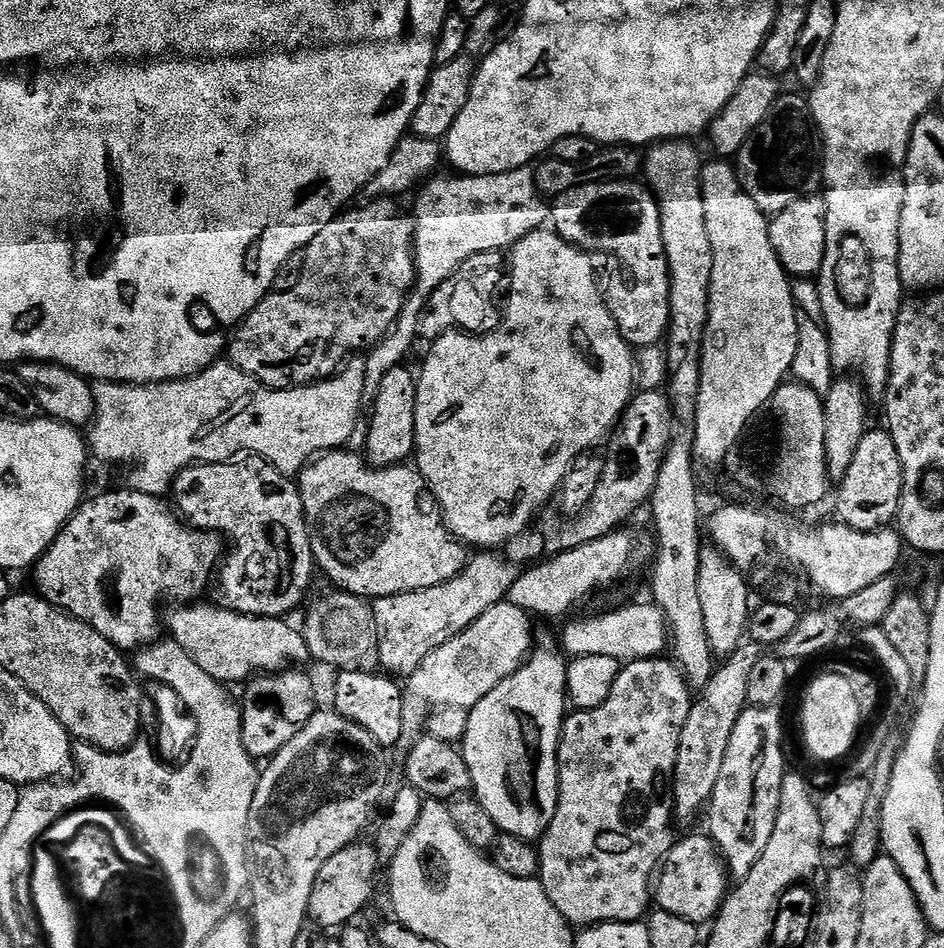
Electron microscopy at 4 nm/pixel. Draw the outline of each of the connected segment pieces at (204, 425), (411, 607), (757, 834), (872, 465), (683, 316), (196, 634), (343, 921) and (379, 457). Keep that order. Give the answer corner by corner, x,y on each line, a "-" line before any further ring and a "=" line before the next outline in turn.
364,358
349,359
331,378
298,388
267,388
254,377
247,376
245,372
238,370
231,362
217,362
210,365
206,371
197,374
197,376
187,376
185,380
167,380
161,384
114,384
111,380
101,380
92,384
92,393
96,403
96,419
90,425
86,443
91,455
95,459
97,456
104,464
136,464
136,469
129,474
128,480
126,480
127,487
131,488
133,492
141,492
142,494
150,494
161,498
167,497
173,491
176,477
185,468
190,468
193,464
222,464
239,457
241,454
251,454
268,464
273,464
282,475
296,478
308,467
313,458
319,457
325,452
343,449
351,441
357,424
361,423
362,420
360,408
365,407
365,390
366,359
=
496,550
477,551
471,557
468,567
438,586
379,597
372,604
381,664
379,667
385,673
400,678
411,676
431,652
438,650
438,646
462,634
462,630
482,618
482,614
486,614
486,610
495,604
505,603
510,586
514,586
522,568
500,555
504,554
=
748,706
738,722
734,722
734,734
730,734
730,746
726,746
726,758
722,761
722,774
706,809
707,835
724,859
729,873
736,878
754,870
754,862
762,858
762,850
766,850
766,845
770,843
770,834
774,834
774,822
778,818
778,798
782,798
782,782
786,775
784,724
780,721
778,709
776,706
=
869,430
862,438
846,478
838,481
836,492
836,516
841,524
854,530
873,532
889,527
895,521
902,498
902,462
898,458
898,446
886,430
=
665,140
647,149
642,160
642,176
651,189
660,207
662,242
668,259
670,274
670,318
666,333
668,344
668,368
672,373
666,376
666,392
672,401
672,410
681,425
691,425
696,419
696,403
700,389
700,347
704,345
704,331
708,321
710,302
710,274
714,274
714,254
710,246
710,234
706,234
706,210
702,206
700,193
700,170
702,159
696,153
695,143
688,140
=
188,602
183,606
176,606
172,613
167,613
166,628
170,631
171,639
178,642
178,646
182,646
182,650
186,650
186,654
190,654
190,658
194,658
194,662
198,662
198,666
202,666
202,670
206,670
206,674
210,674
215,680
220,681
225,686
233,686
232,684
243,685
245,682
253,679
261,670
282,670
285,669
290,662
298,664
300,662
308,662
311,659
309,654
309,646
305,641
303,633
288,624
282,618
274,616
243,616
241,612
231,612
229,608
212,604
196,604
197,602
=
357,842
346,845
334,858
326,861
326,866
318,870
318,878
314,882
314,890
310,890
310,906
308,914
313,925
321,929
343,929
351,925
352,920
372,900
376,892
376,883
382,880
382,861
380,853
371,843
=
401,366
390,370
378,386
378,398
370,405
372,420
367,421
368,437
363,446
366,459
374,468
391,468
405,463
416,451
417,373

